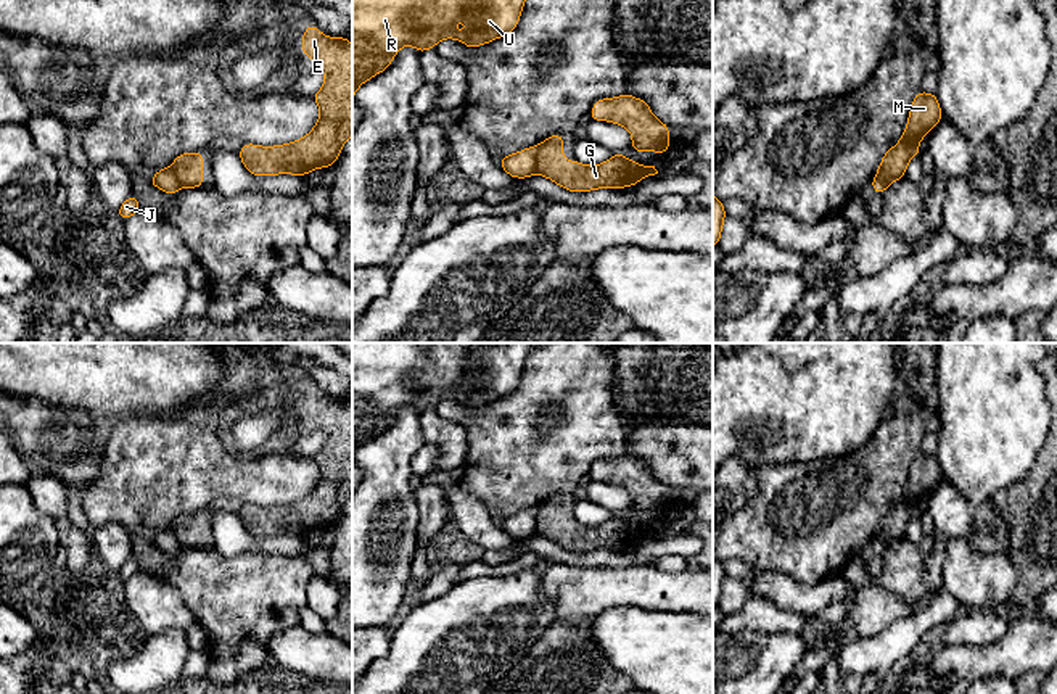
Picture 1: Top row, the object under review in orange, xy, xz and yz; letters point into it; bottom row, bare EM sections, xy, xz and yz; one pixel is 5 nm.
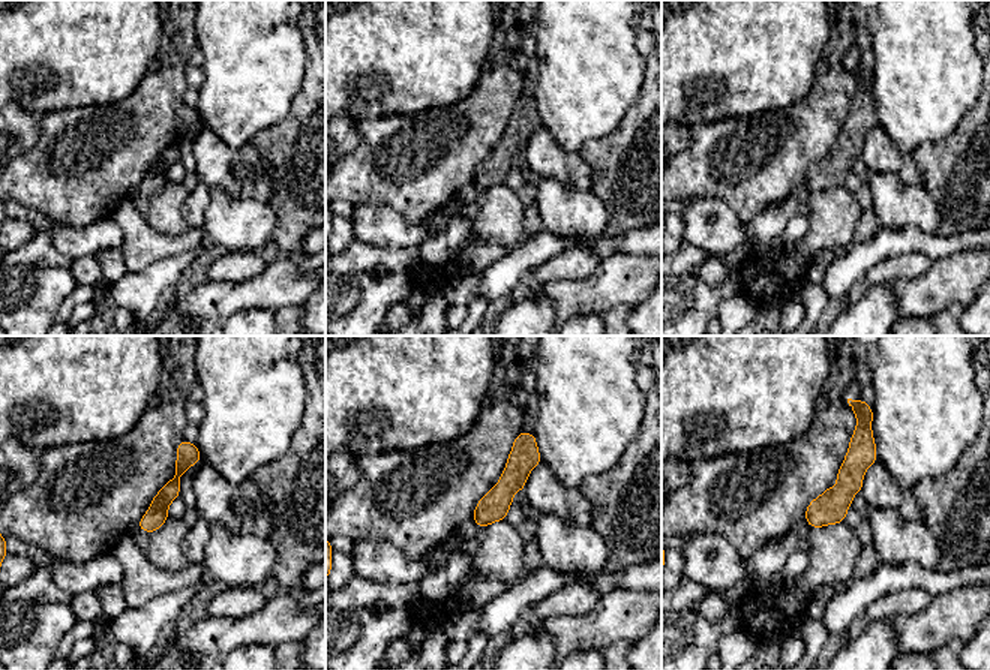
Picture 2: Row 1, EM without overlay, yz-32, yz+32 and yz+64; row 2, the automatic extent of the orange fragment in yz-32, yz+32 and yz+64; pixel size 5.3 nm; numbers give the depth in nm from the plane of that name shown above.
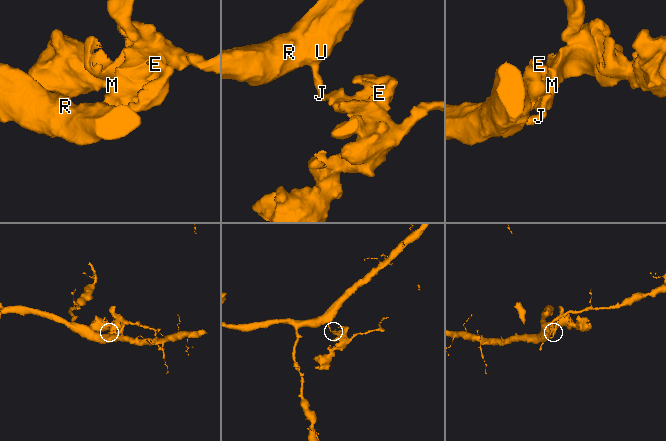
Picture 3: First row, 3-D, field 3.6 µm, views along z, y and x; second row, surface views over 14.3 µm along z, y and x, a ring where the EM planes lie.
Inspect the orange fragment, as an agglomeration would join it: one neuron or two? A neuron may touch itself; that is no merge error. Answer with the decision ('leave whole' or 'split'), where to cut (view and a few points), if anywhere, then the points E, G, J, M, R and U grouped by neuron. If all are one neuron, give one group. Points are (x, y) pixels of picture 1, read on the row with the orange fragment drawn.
split; cut in xz along (539, 145), (534, 173); E G M / J R U

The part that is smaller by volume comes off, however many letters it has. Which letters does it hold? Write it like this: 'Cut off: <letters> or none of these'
Cut off: E, G, M

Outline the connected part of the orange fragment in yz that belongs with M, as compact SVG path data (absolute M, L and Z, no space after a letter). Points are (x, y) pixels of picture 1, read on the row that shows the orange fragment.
M919 90L911 105L906 130L901 140L883 155L877 176L893 182L906 177L906 167L912 158L907 148L917 145L941 119L936 93Z

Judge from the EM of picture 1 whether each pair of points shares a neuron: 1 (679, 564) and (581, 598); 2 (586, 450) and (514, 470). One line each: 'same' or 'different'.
1: different
2: same

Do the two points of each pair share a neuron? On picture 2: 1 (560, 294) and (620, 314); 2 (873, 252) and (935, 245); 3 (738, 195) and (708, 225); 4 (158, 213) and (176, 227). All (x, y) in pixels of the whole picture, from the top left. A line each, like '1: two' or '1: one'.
1: two
2: one
3: two
4: one

